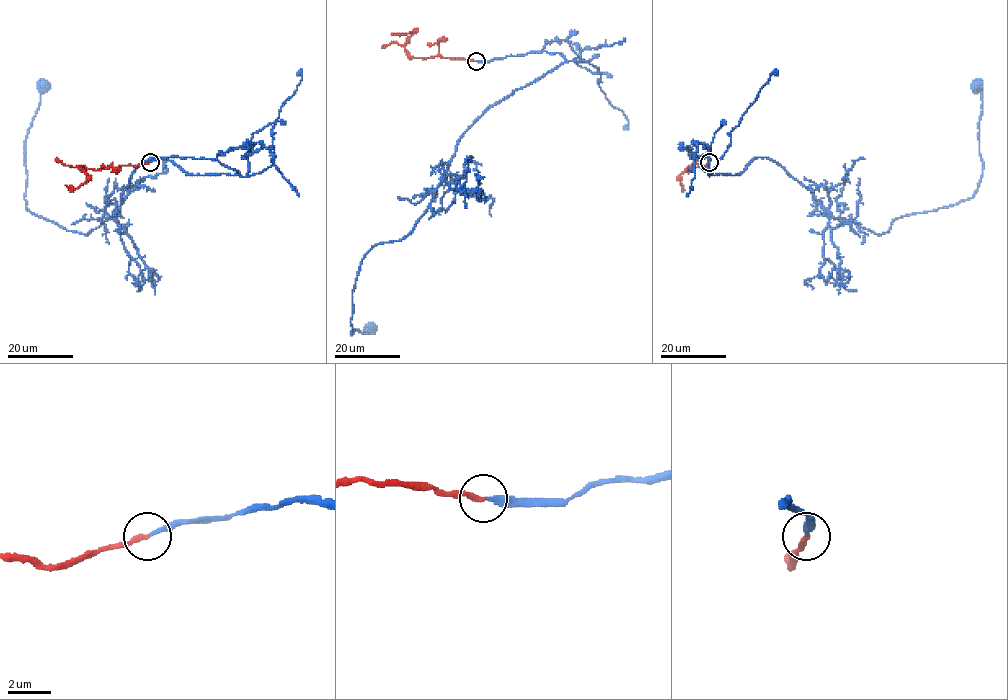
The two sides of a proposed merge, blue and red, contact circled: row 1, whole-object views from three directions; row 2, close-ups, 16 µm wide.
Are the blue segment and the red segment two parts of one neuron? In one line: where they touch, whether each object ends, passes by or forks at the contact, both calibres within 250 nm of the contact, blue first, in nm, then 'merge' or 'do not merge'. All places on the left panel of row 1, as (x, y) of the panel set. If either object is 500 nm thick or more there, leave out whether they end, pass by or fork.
at (150, 162); blue ends there; red ends there; 220 nm thick on the blue side, 240 nm on the other; merge

